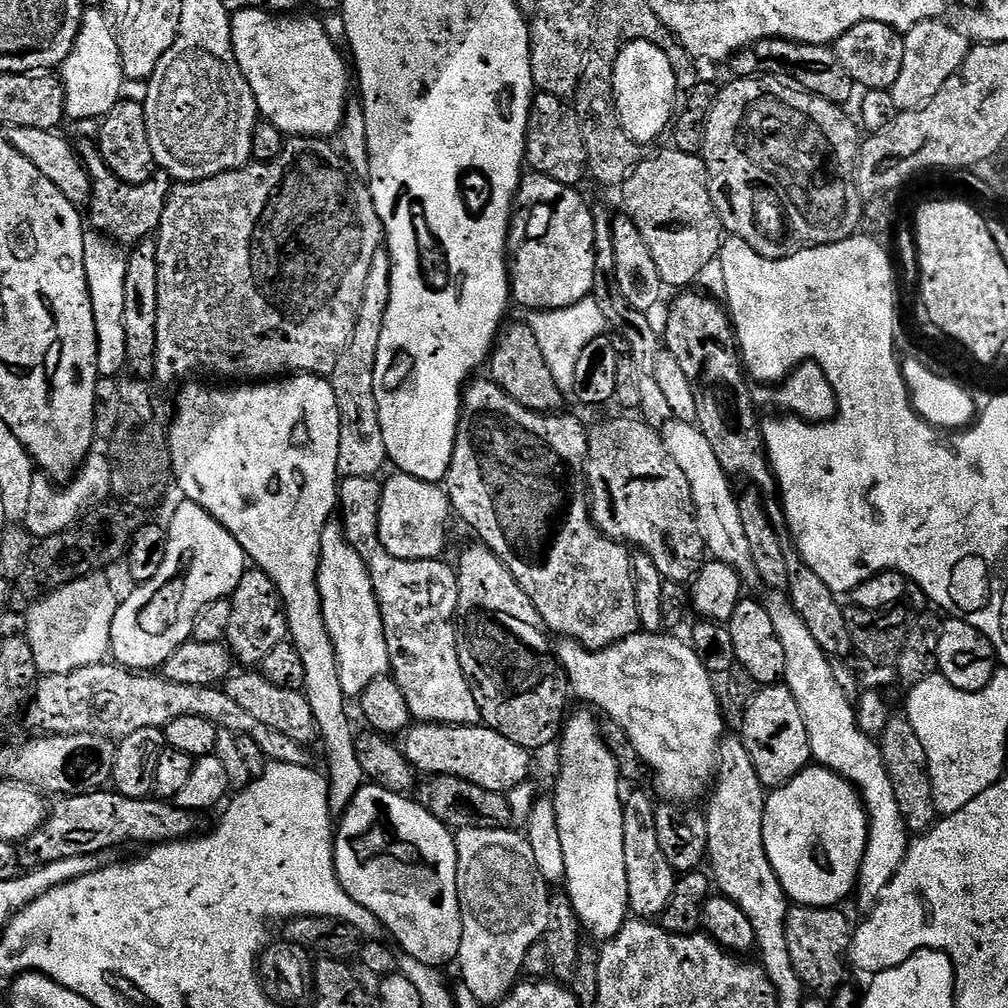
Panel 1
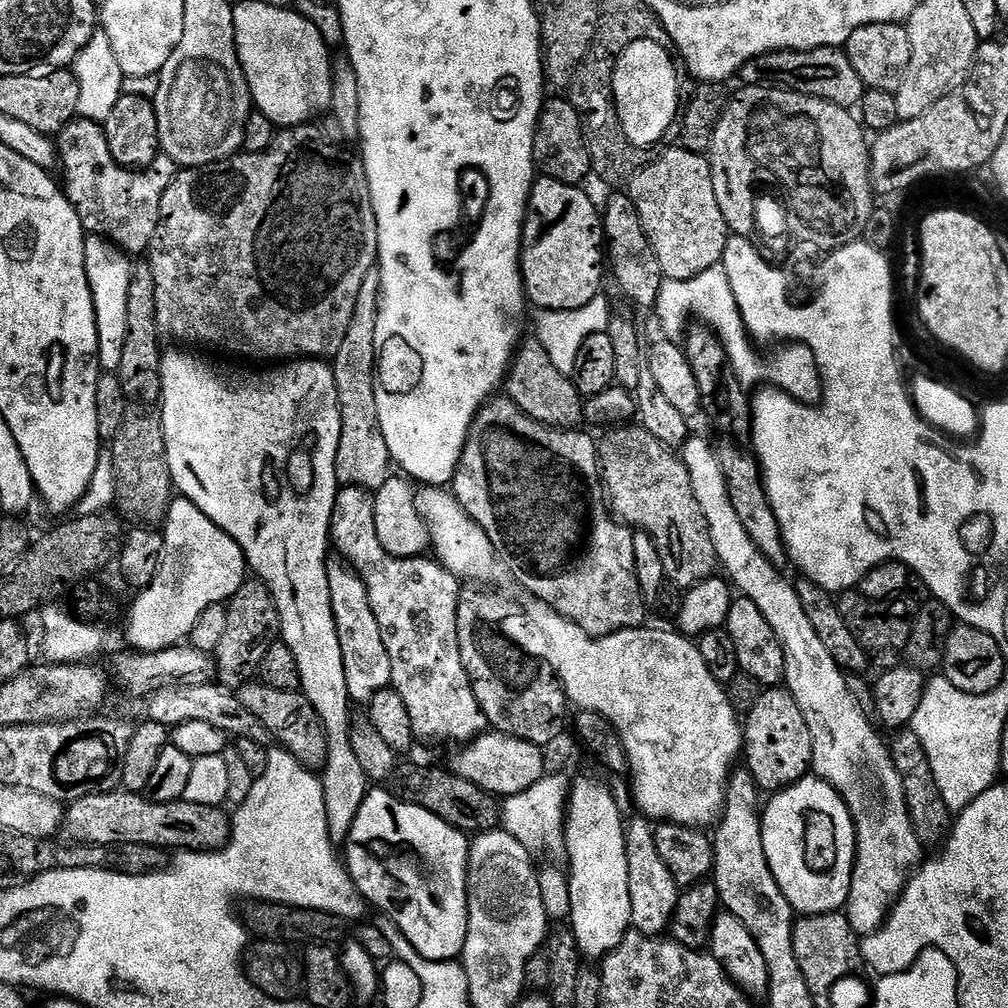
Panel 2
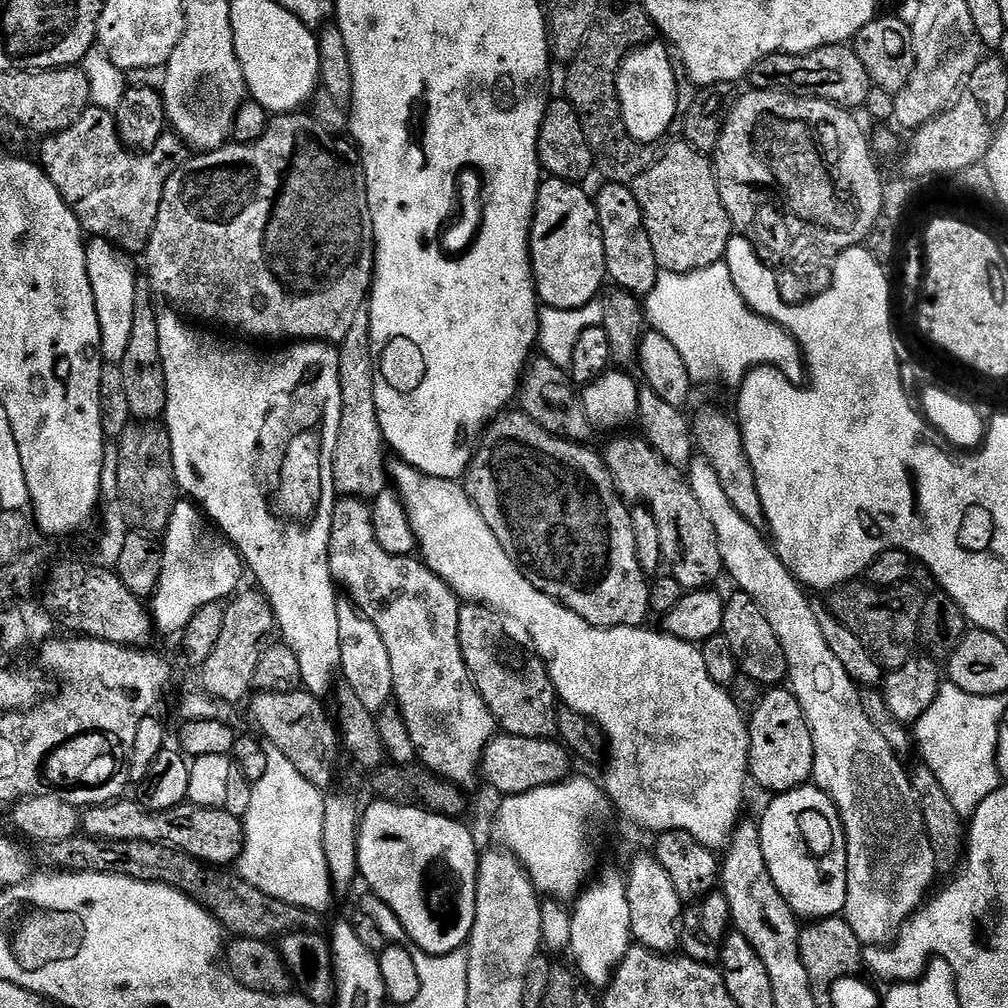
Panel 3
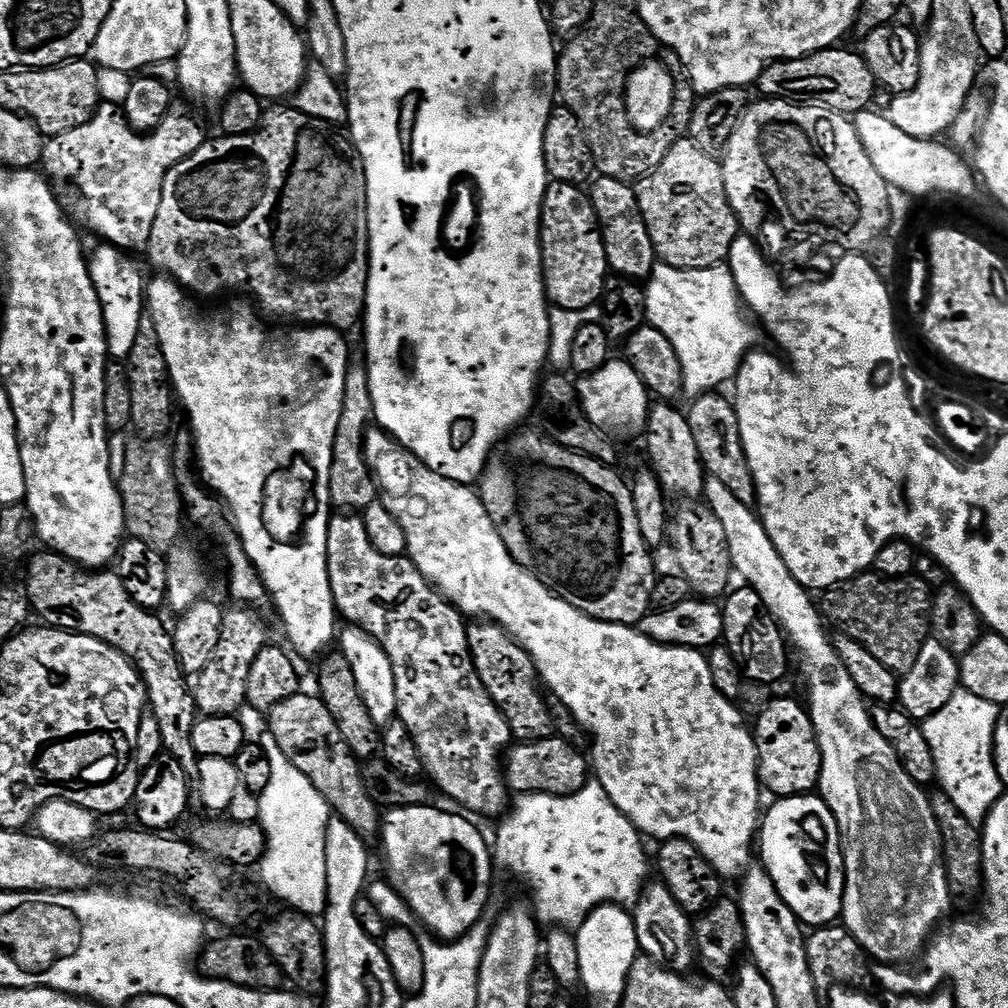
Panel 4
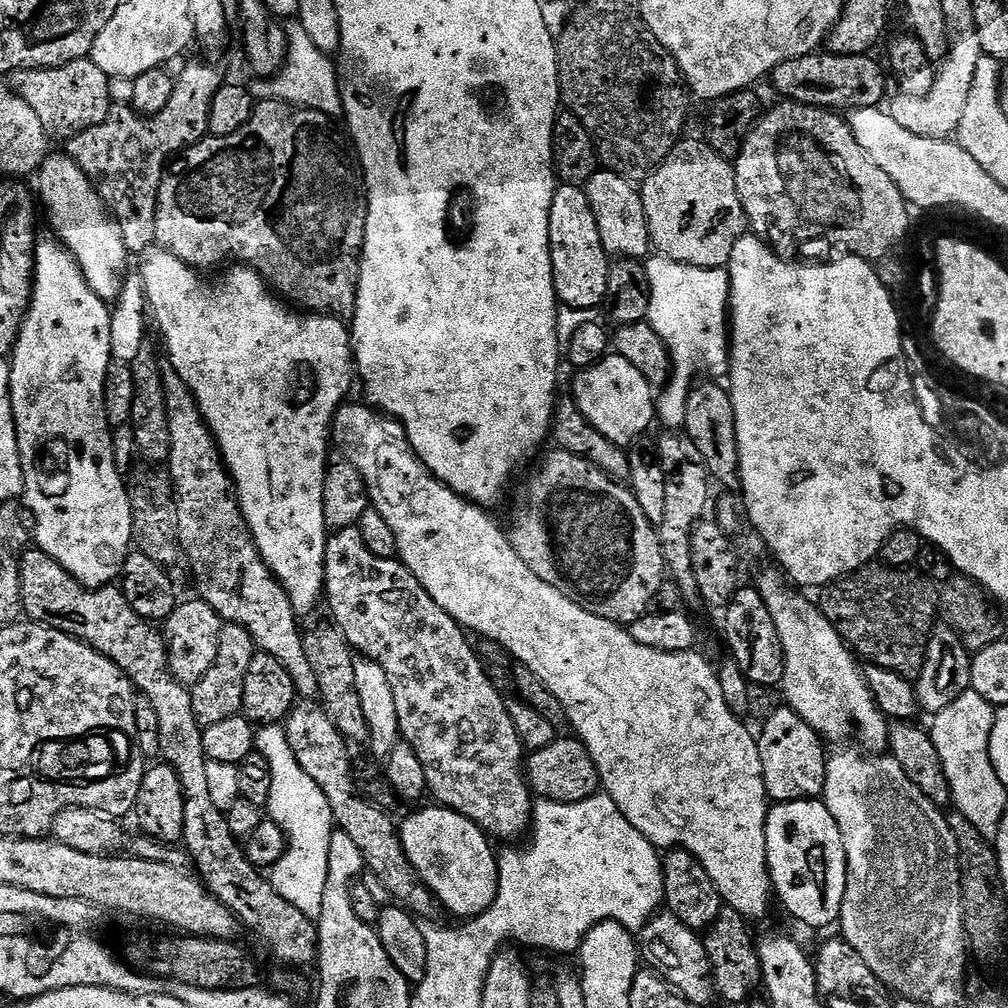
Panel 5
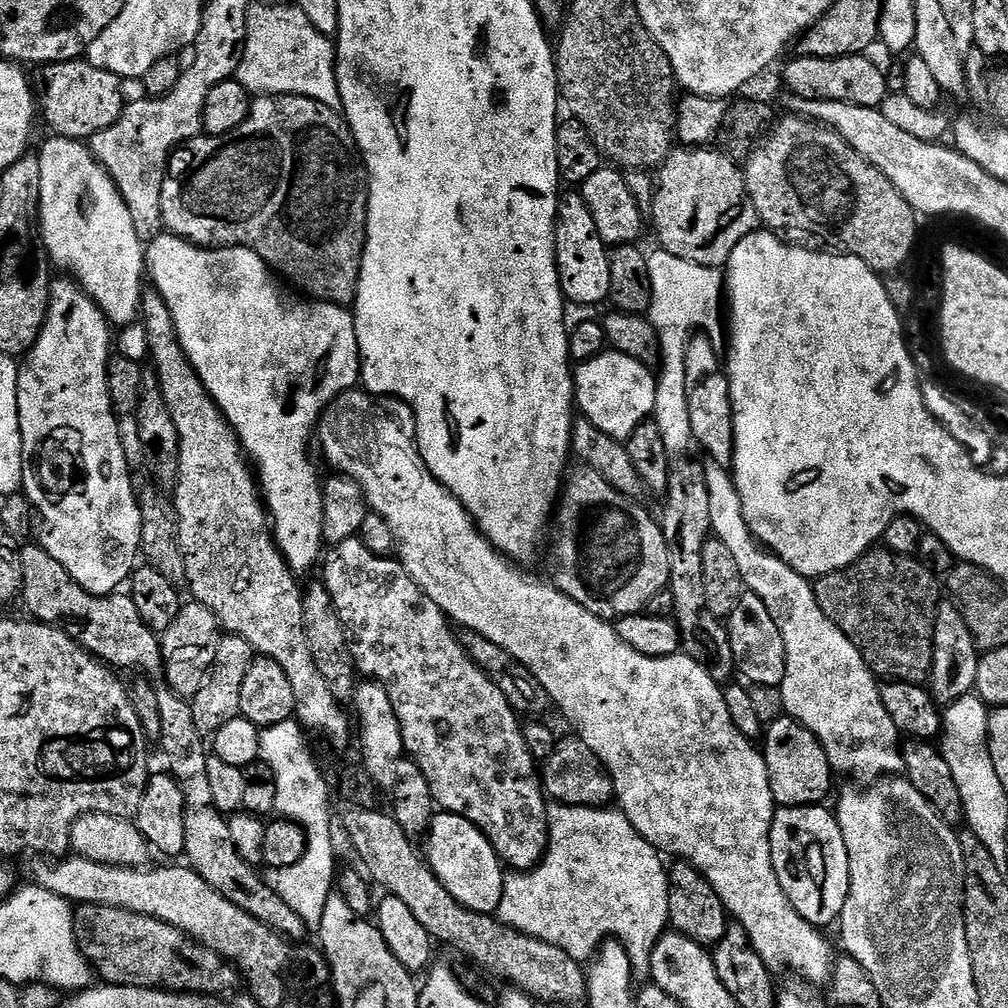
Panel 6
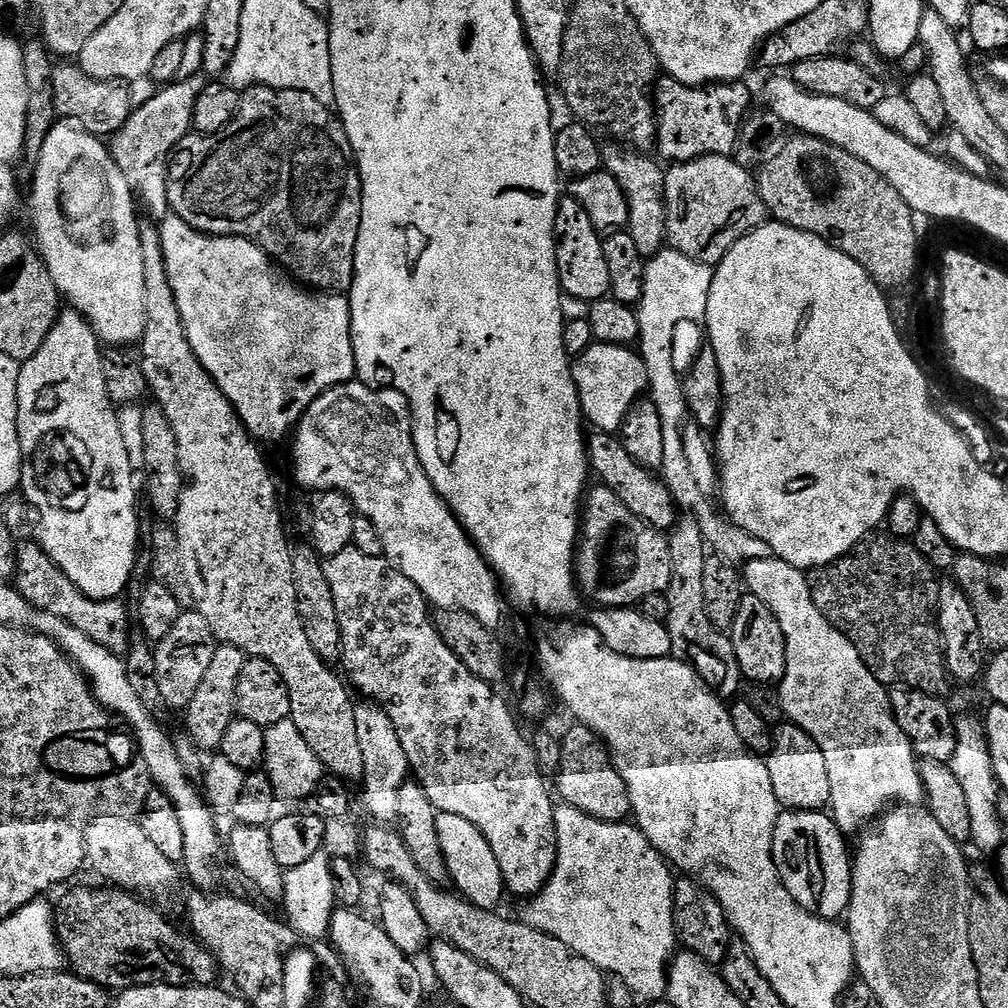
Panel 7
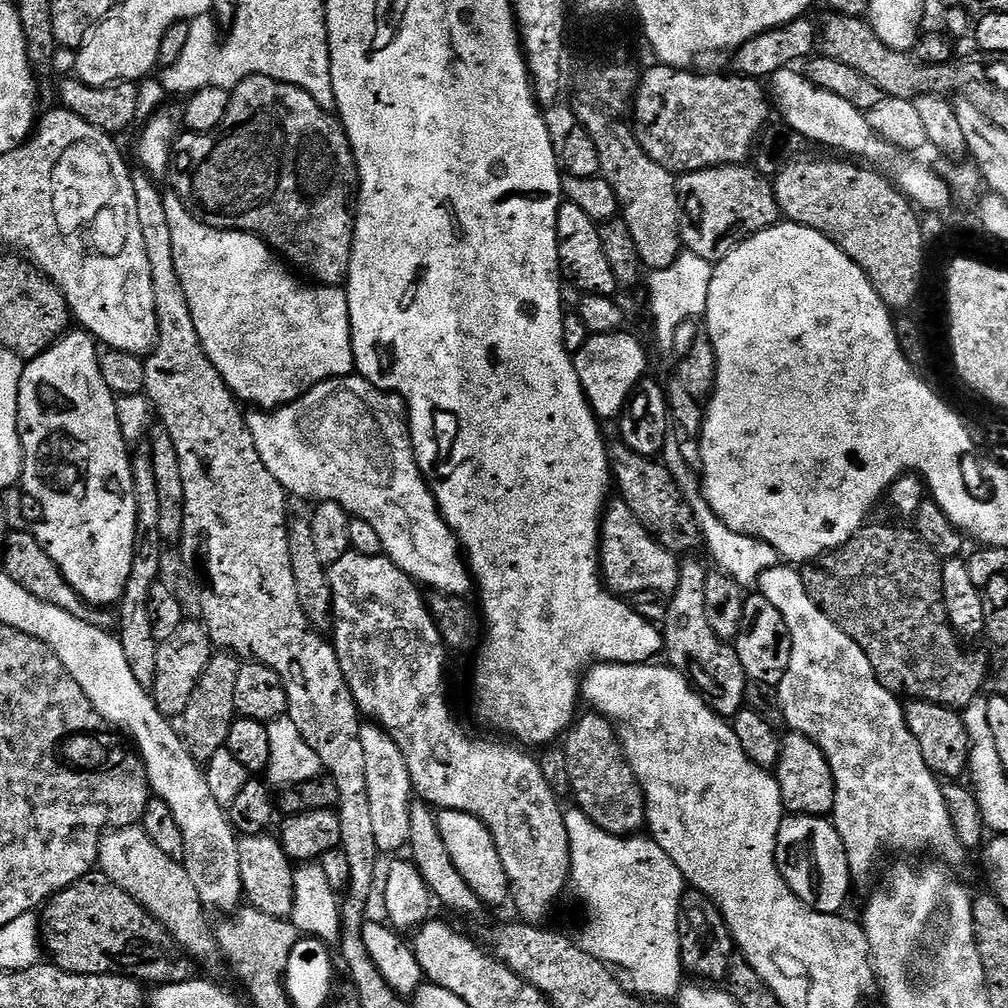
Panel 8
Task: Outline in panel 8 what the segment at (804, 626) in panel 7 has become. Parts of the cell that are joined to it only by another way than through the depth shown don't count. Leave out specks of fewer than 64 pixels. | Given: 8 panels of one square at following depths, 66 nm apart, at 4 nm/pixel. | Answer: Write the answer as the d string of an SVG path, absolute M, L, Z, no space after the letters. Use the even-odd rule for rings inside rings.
M777 566L766 570L758 582L758 592L770 598L770 603L778 606L786 618L792 649L790 666L778 685L780 708L784 711L785 722L789 724L787 727L813 740L830 762L836 787L830 819L842 838L853 877L870 875L883 852L933 852L936 855L933 857L943 858L949 865L962 863L966 849L962 842L958 842L958 834L954 834L941 781L927 768L918 742L910 734L904 717L904 704L880 684L870 666L870 658L866 658L860 647L846 638L846 634L842 634L842 630L838 630L838 626L834 626L818 606L814 606L795 567Z

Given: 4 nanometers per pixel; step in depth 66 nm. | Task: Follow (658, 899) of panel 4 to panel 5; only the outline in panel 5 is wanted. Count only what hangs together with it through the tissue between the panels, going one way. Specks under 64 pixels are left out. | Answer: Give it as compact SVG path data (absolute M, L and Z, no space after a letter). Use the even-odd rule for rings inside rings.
M660 910L648 921L645 928L640 929L638 944L642 949L643 963L676 989L681 996L689 1000L692 1005L700 1006L700 1004L708 1004L714 1000L711 982L712 967L708 962L701 933L678 922L678 918L674 918L672 912Z

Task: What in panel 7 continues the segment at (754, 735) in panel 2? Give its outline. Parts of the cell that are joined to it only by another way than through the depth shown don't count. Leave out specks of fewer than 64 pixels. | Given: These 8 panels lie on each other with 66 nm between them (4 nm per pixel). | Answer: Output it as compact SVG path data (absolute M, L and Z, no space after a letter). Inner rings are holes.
M791 722L784 723L773 731L772 734L772 751L767 753L766 763L770 770L770 786L774 786L774 798L778 798L781 809L791 810L794 812L819 812L827 809L831 805L830 798L830 774L826 774L826 758L822 750L818 750L818 742L806 734L796 724Z

